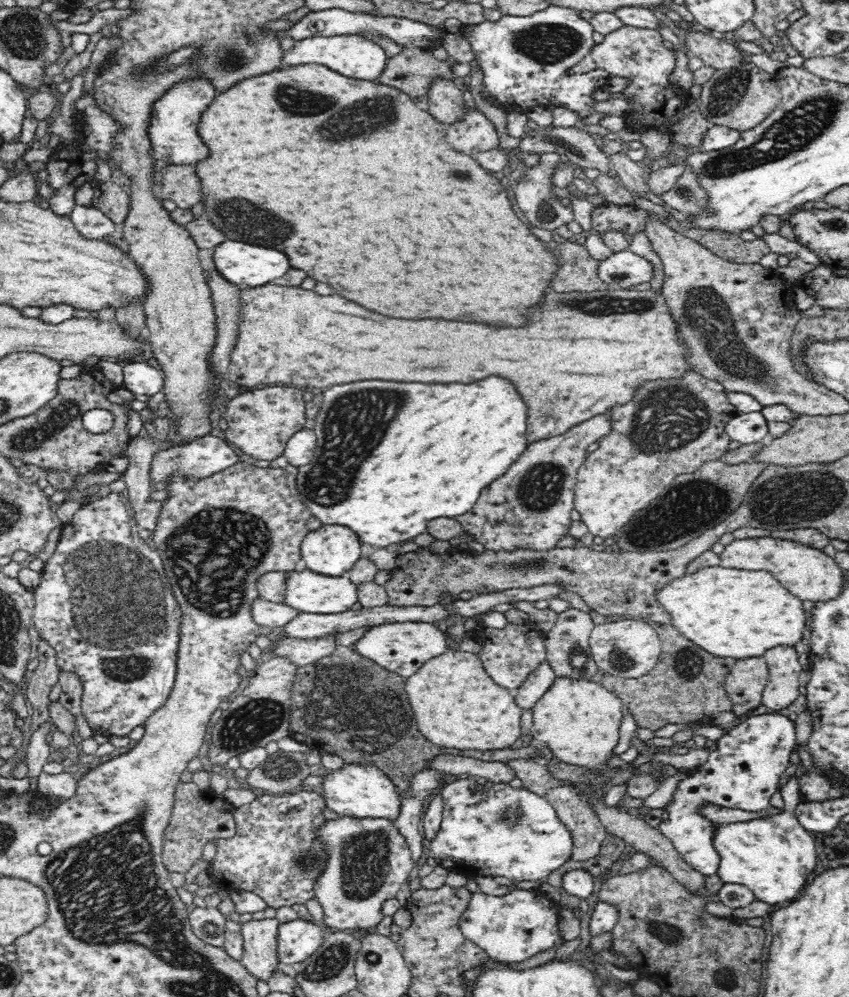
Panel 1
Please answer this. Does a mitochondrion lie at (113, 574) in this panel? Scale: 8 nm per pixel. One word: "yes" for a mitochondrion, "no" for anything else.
yes

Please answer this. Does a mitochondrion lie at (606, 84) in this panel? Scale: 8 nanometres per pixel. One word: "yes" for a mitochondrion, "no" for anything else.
no

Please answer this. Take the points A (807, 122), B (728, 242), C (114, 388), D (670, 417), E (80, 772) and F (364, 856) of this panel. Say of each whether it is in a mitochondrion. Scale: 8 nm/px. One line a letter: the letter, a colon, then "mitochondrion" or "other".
A: mitochondrion
B: other
C: other
D: mitochondrion
E: other
F: mitochondrion

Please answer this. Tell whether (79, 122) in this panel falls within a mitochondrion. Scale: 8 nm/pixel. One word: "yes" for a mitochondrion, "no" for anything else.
no

